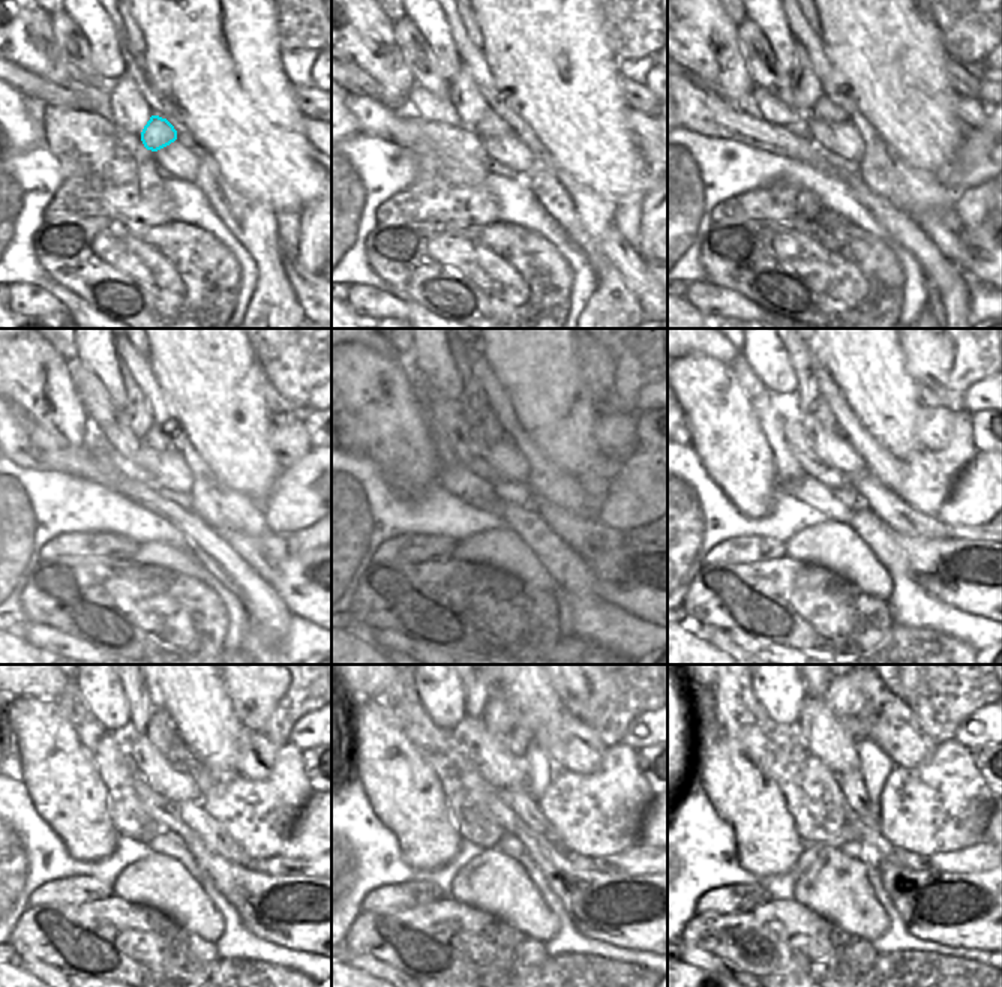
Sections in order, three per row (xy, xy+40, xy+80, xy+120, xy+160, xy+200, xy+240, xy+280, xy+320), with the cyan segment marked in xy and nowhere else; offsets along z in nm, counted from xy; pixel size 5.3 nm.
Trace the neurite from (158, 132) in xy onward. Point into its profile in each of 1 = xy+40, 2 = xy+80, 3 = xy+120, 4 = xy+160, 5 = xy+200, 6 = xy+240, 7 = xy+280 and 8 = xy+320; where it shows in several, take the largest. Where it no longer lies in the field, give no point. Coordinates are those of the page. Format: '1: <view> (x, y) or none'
1: xy+40 (491, 125)
2: xy+80 (825, 110)
3: xy+120 (155, 438)
4: xy+160 (492, 429)
5: xy+200 (822, 414)
6: xy+240 (161, 731)
7: xy+280 (501, 717)
8: xy+320 (855, 698)

